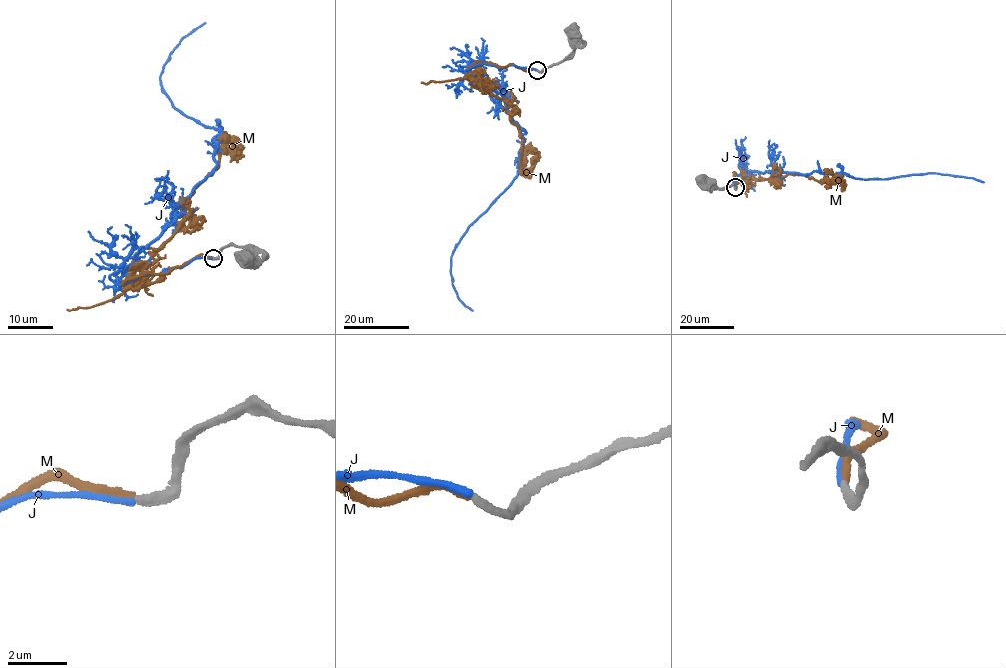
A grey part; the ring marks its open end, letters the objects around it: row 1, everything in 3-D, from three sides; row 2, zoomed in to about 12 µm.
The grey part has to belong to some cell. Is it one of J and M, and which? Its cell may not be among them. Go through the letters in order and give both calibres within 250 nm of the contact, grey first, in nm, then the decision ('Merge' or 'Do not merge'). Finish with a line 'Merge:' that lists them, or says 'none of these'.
J: Thickness 320 nm (grey) against 240 nm. Do not merge
M: Thickness 320 nm (grey) against 280 nm. Merge
Merge: M

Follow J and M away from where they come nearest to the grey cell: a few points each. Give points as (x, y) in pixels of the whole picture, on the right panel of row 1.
J: (734, 188), (735, 173), (739, 175), (741, 167), (761, 173), (847, 174), (862, 179), (934, 173), (984, 182)
M: (734, 188), (738, 182), (733, 180), (734, 172), (755, 180), (789, 174), (843, 183), (821, 183)

